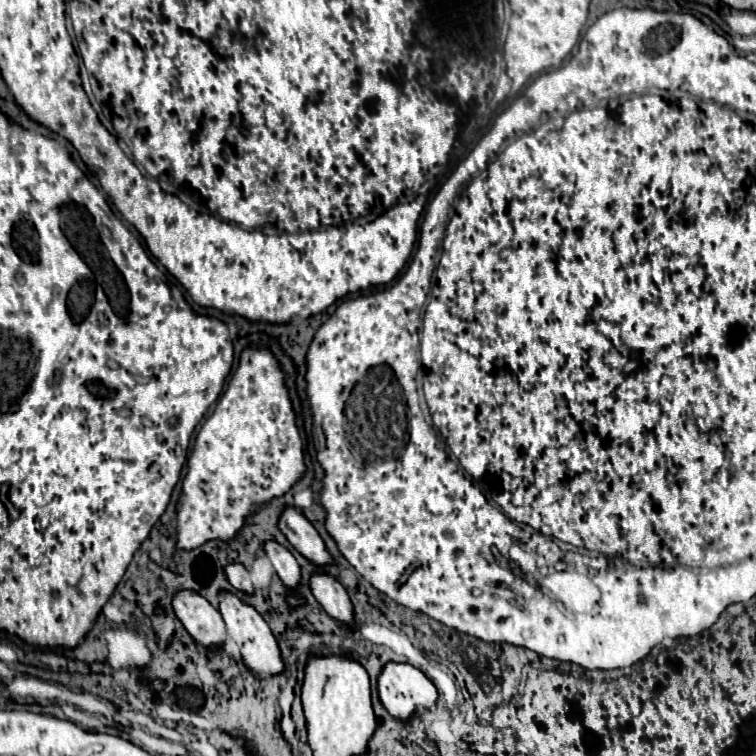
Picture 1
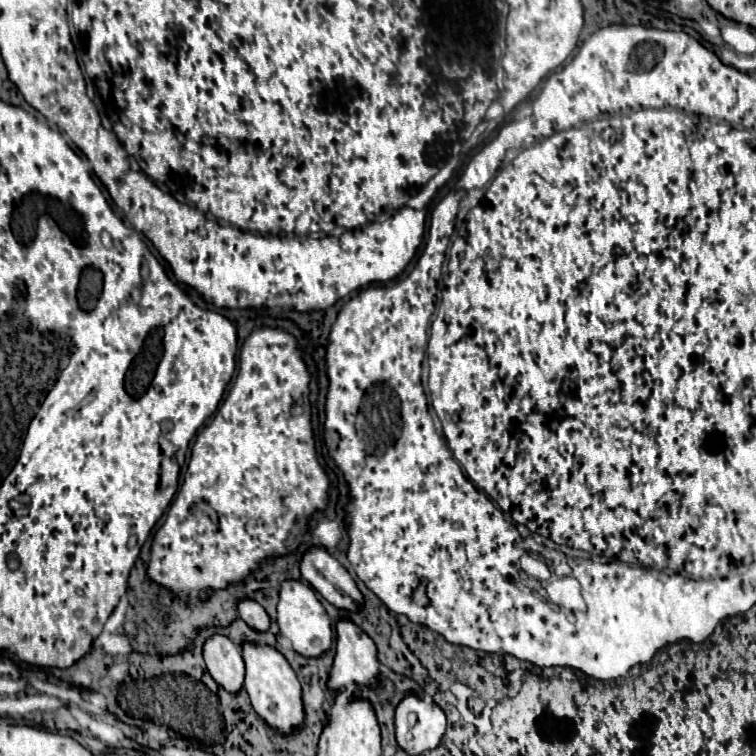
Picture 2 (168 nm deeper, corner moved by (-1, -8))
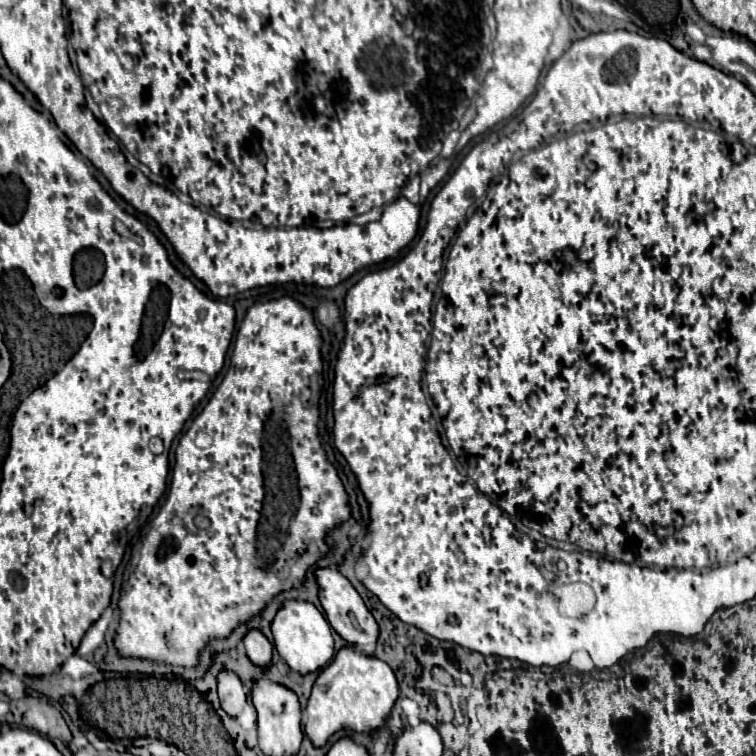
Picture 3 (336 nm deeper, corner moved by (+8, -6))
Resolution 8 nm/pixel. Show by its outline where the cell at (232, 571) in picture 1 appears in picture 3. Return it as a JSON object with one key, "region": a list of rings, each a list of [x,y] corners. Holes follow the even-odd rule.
{"region":[[[250,630],[246,634],[244,648],[246,648],[246,656],[250,658],[252,664],[256,664],[260,668],[270,666],[270,662],[272,662],[272,646],[270,646],[268,638],[260,630]]]}

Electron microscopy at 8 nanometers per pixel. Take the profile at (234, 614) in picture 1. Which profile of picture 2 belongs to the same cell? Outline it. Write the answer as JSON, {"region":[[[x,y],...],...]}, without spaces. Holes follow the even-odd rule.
{"region":[[[245,640],[241,644],[241,654],[245,660],[245,690],[251,698],[255,712],[279,734],[287,736],[303,724],[303,702],[301,684],[281,652],[267,644],[255,644]]]}

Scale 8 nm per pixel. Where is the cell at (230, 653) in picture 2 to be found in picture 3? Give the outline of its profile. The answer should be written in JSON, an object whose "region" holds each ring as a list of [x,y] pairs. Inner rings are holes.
{"region":[[[222,670],[218,674],[218,696],[220,696],[222,710],[228,716],[238,718],[246,706],[246,692],[236,674],[232,674],[228,670]]]}

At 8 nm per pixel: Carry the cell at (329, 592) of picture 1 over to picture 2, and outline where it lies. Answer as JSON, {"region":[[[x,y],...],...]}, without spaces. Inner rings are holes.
{"region":[[[339,618],[337,630],[337,654],[329,674],[329,688],[341,690],[345,686],[375,686],[379,674],[377,648],[373,640],[351,620]]]}

